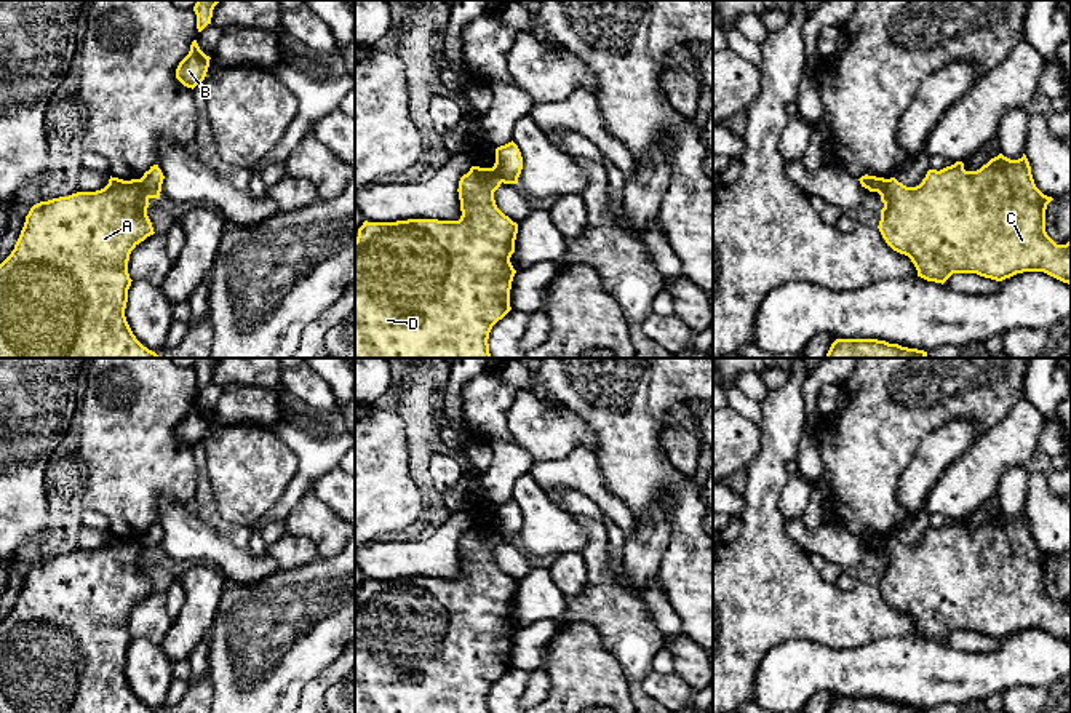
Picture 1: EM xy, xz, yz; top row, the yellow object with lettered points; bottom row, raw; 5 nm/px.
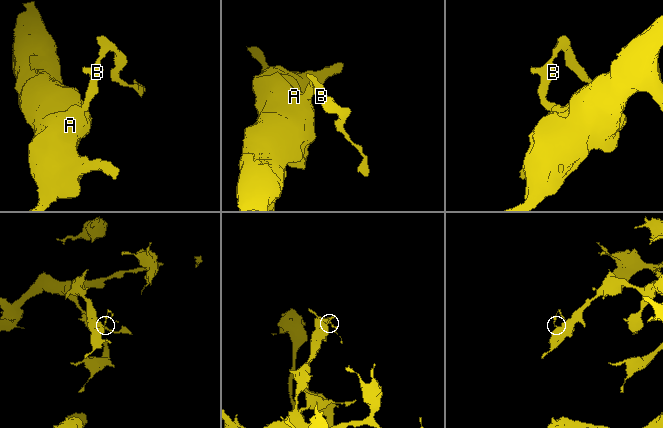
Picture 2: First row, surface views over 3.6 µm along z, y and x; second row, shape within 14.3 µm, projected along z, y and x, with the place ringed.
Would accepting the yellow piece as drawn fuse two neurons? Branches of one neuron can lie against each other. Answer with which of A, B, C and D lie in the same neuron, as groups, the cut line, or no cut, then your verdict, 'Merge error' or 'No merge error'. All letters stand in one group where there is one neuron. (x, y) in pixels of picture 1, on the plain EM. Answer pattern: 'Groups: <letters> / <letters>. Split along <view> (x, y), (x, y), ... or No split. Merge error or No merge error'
Groups: A C D / B. Split along xy (138, 537), (149, 555). Merge error

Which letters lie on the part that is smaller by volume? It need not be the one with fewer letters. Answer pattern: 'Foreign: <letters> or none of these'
Foreign: B

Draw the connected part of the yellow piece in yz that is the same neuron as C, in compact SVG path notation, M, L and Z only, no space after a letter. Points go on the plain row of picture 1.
M999 512L977 529L965 529L962 520L940 529L929 528L916 545L906 545L890 536L879 553L884 561L878 584L882 596L894 609L908 614L918 628L918 635L927 639L943 643L953 631L977 631L1002 639L1023 630L1044 630L1071 643L1071 599L1057 603L1047 593L1045 568L1053 556L1036 545L1025 512L1018 518Z

